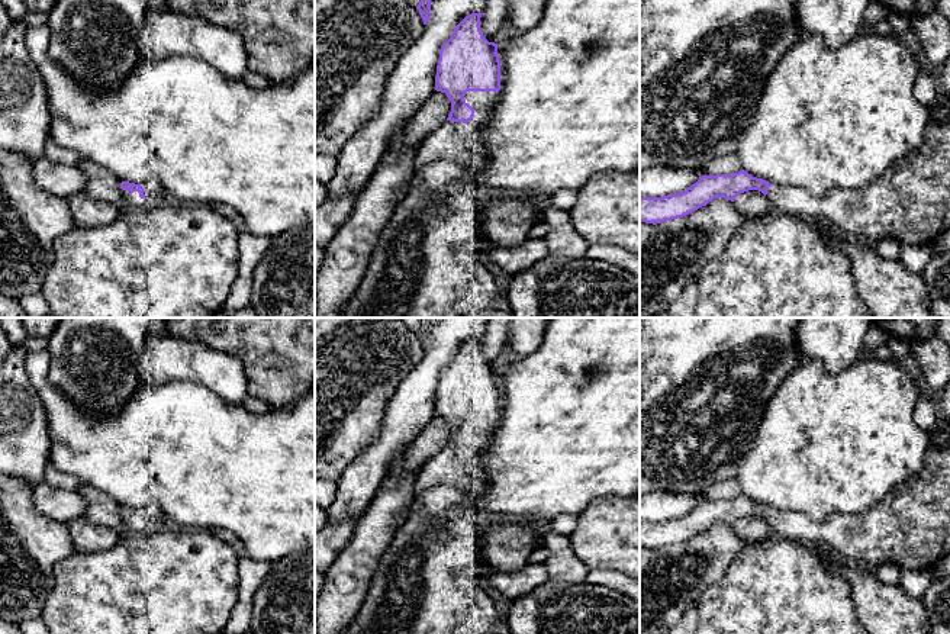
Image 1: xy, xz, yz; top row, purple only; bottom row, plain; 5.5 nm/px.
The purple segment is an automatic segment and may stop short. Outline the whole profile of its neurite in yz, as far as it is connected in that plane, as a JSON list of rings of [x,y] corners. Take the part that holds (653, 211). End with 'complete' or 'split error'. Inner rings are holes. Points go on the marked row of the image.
[[[931,118],[922,144],[908,155],[895,160],[880,177],[863,187],[835,189],[828,194],[818,197],[802,187],[772,184],[763,178],[753,177],[744,170],[732,174],[702,176],[695,184],[682,193],[663,197],[640,197],[640,222],[656,225],[664,221],[683,218],[699,207],[706,206],[716,197],[734,202],[740,193],[748,190],[761,192],[776,212],[822,222],[847,239],[876,244],[879,239],[893,238],[898,242],[911,245],[931,245],[938,235],[950,229],[950,120],[938,123]]]; split error

